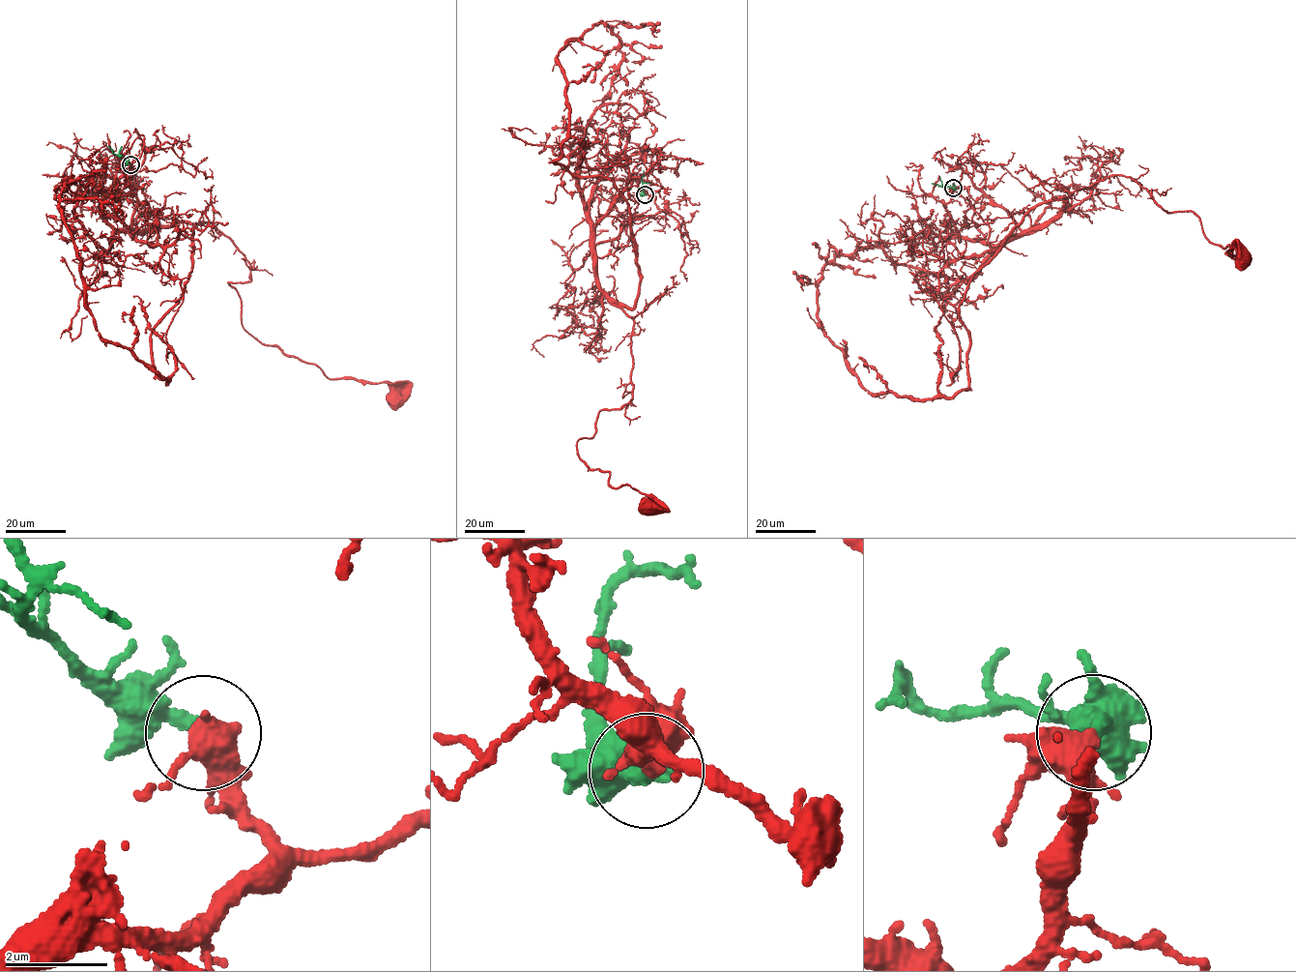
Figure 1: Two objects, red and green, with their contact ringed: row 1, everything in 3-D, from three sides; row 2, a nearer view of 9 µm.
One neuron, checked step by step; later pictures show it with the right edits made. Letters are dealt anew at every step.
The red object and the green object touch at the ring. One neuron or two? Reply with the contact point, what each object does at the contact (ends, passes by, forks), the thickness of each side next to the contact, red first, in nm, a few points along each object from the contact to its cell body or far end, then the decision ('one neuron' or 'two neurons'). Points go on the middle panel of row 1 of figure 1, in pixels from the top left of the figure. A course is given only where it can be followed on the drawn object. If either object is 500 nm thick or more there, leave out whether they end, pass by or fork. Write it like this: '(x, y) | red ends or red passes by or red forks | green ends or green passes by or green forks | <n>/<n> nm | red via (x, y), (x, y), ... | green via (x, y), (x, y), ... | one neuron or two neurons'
(645, 194) | red forks | green ends | 360/280 nm | red via (645, 194), (604, 179), (590, 203), (598, 288), (633, 320), (633, 387), (577, 443), (646, 505) | green via (645, 194), (643, 170) | one neuron

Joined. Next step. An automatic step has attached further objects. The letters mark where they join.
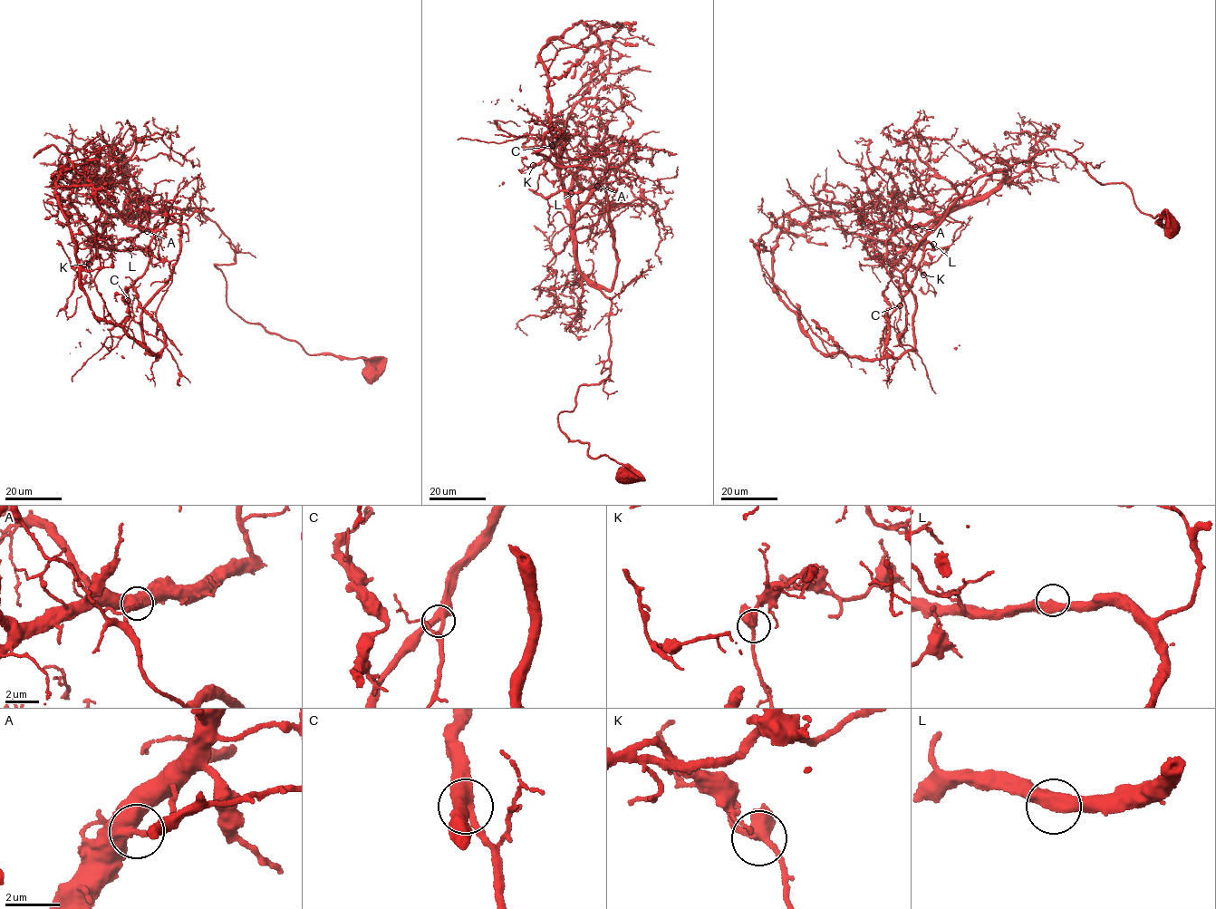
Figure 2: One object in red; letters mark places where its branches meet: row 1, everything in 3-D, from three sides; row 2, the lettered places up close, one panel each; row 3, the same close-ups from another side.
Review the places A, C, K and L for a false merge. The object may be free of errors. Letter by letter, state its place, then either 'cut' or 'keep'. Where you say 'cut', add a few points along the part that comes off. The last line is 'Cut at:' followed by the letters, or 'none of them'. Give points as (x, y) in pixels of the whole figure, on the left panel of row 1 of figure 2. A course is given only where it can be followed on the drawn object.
A: at (147, 231); cut; foreign part runs (148, 230), (149, 264), (107, 349), (91, 182), (53, 145), (33, 158)
C: at (128, 300); keep
K: at (89, 264); keep
L: at (130, 248); keep
Cut at: A

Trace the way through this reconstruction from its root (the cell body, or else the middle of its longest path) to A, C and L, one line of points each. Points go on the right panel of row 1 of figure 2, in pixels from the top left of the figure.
A: (1171, 228), (1124, 184), (1102, 184), (1054, 149), (914, 227)
C: (1171, 228), (1124, 184), (1043, 150), (914, 227), (923, 257), (900, 305)
L: (1171, 228), (1124, 184), (1102, 184), (1054, 149), (944, 211), (918, 246), (933, 244)

